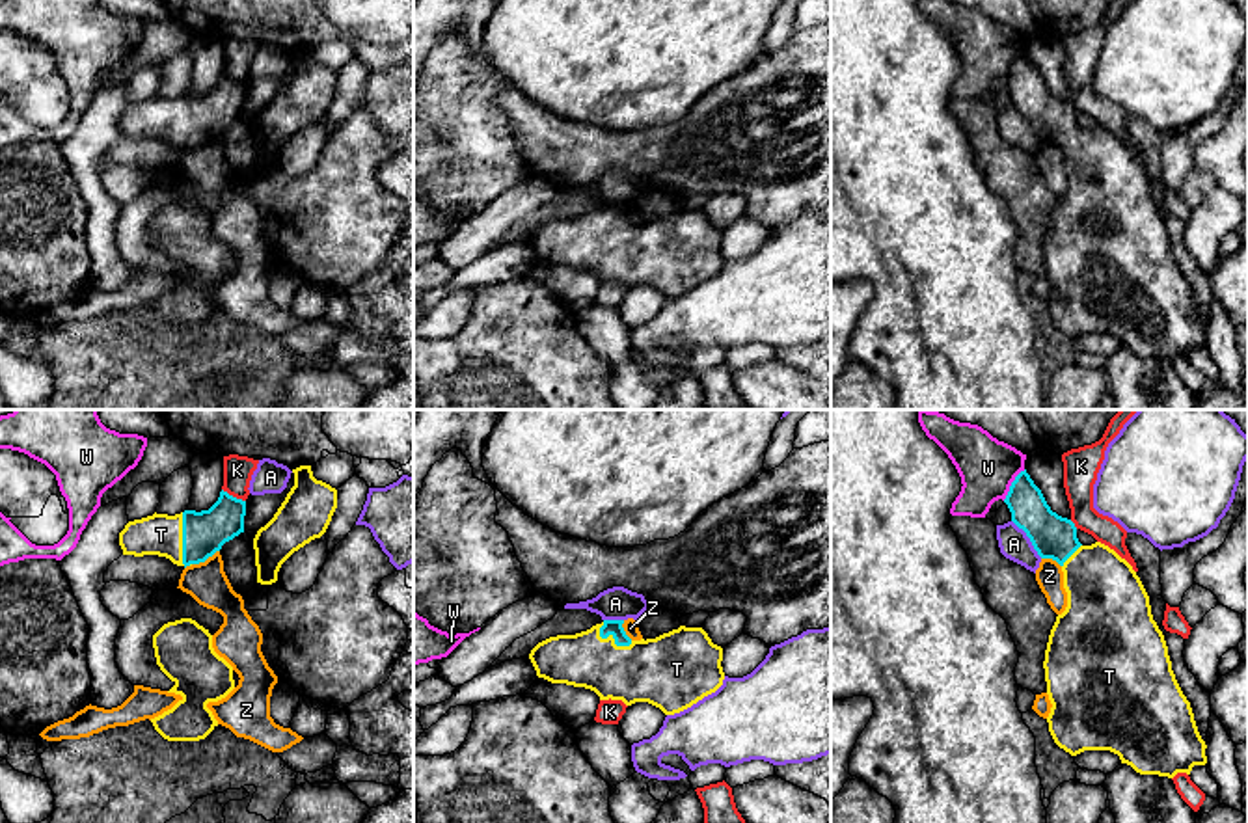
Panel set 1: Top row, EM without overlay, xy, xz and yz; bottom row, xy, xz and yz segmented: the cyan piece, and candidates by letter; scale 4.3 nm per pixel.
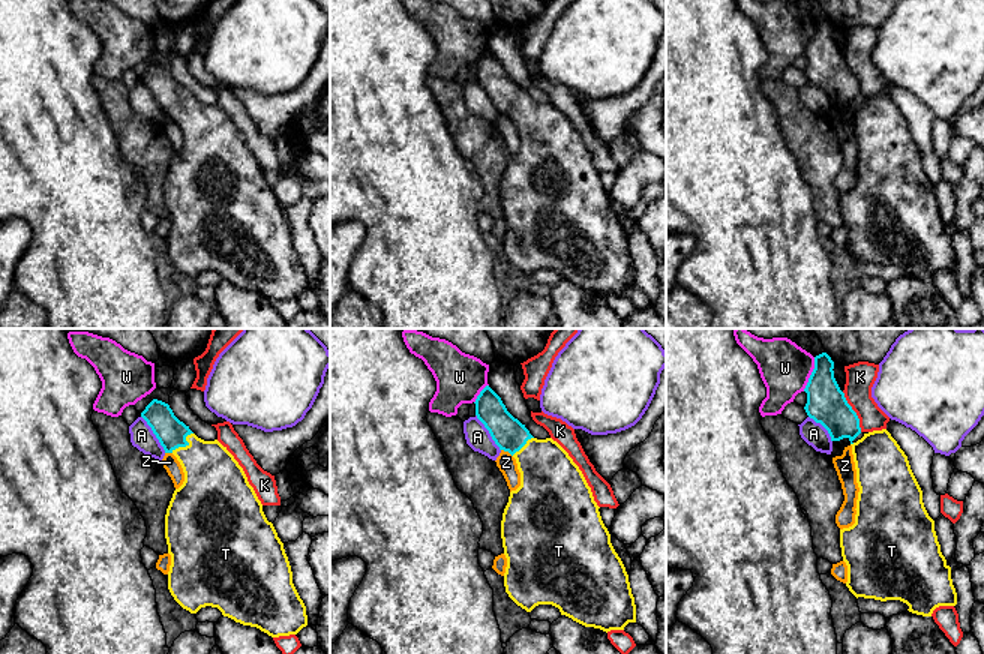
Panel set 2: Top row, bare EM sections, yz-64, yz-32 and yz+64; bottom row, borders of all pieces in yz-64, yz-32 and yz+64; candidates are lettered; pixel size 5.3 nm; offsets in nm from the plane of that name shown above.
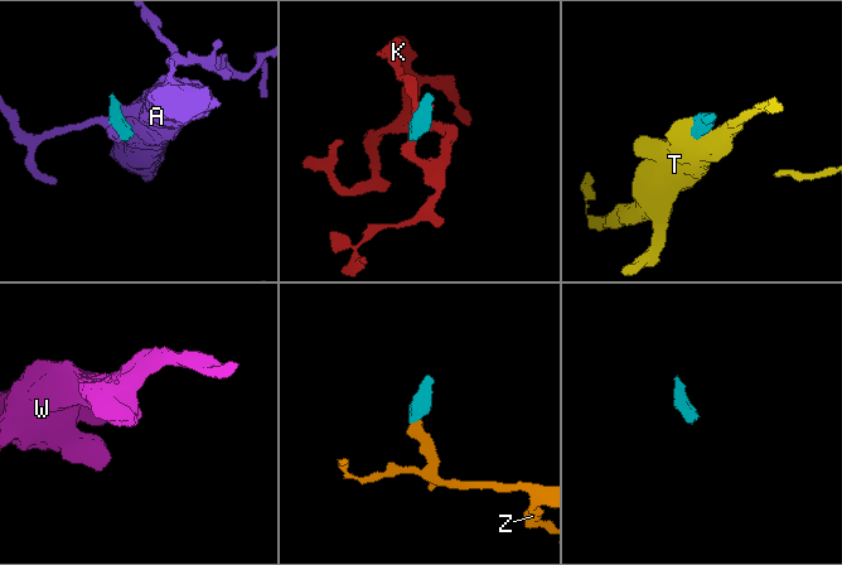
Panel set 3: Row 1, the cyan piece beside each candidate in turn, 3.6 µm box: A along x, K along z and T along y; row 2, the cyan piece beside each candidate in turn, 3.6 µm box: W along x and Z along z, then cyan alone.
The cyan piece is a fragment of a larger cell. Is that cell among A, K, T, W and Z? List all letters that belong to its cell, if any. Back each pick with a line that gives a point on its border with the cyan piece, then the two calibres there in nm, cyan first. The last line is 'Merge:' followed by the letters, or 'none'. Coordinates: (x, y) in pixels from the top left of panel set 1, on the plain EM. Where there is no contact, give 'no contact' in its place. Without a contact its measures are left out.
T: contact xy (183, 121); calibres 190 and 180 nm
Merge: T

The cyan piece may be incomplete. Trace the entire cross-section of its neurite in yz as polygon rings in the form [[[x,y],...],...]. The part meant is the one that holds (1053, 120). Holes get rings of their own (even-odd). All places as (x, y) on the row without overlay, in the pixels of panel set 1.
[[[1026,52],[1011,65],[1004,86],[1038,138],[1056,143],[1064,155],[1067,190],[1056,199],[1043,244],[1052,287],[1047,305],[1054,326],[1071,339],[1110,333],[1140,358],[1173,361],[1177,356],[1190,358],[1194,348],[1205,348],[1207,328],[1133,149],[1101,125],[1082,128],[1075,106],[1051,93]]]

